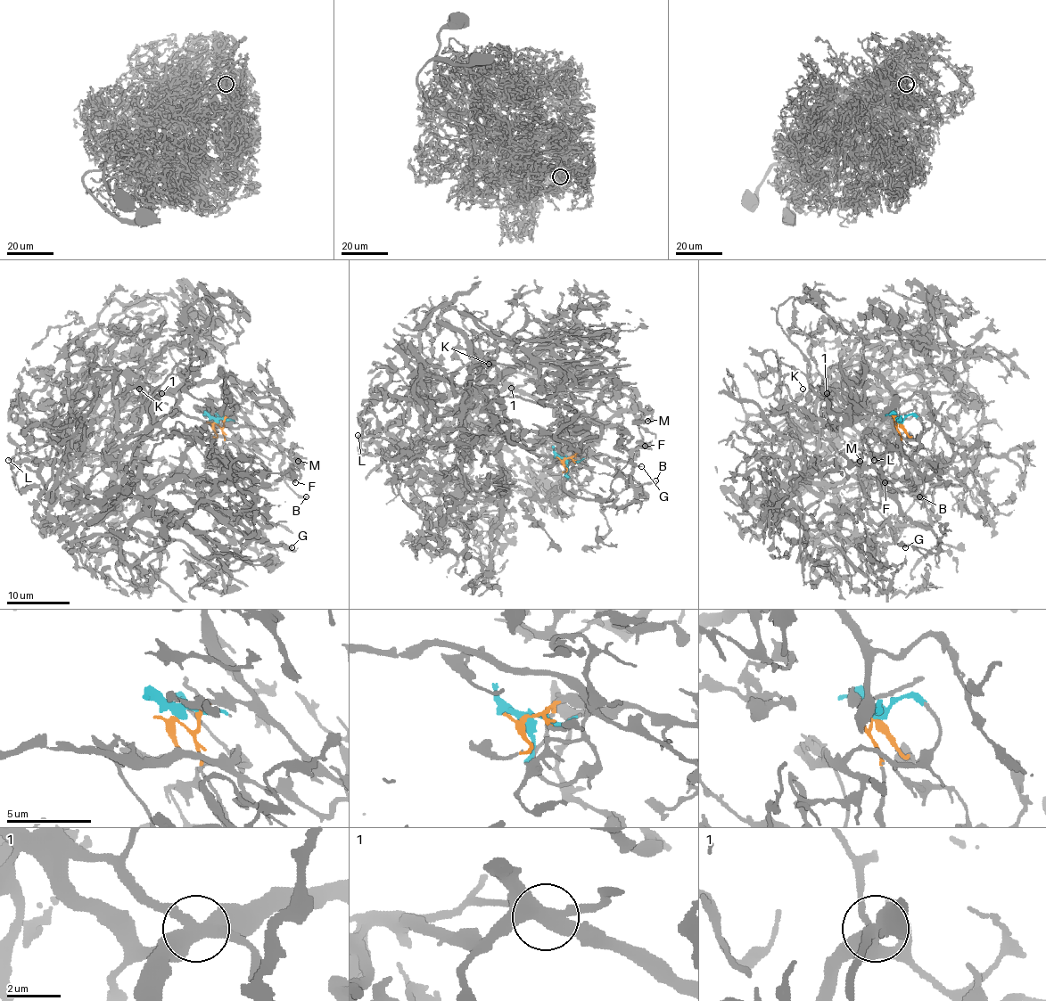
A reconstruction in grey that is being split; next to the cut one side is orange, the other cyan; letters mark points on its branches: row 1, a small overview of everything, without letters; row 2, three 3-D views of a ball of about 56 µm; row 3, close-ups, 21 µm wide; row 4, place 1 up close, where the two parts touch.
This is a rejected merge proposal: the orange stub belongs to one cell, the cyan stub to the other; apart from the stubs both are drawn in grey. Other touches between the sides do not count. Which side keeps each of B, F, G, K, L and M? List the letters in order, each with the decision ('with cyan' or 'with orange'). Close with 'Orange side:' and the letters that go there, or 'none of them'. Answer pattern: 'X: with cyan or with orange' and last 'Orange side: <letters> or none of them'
B: with orange
F: with orange
G: with orange
K: with orange
L: with cyan
M: with orange
Orange side: B, F, G, K, M

